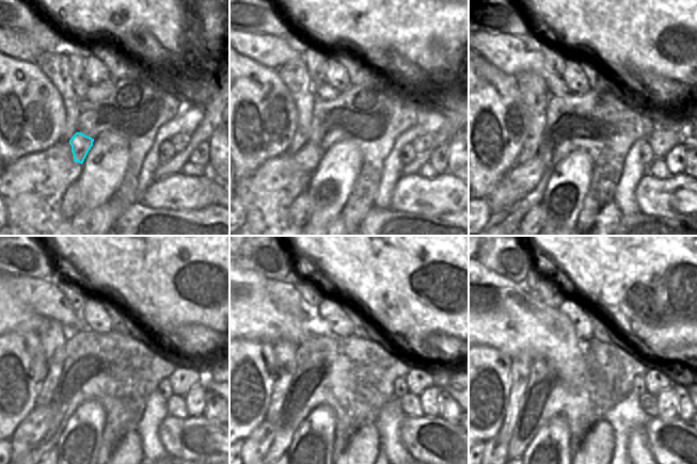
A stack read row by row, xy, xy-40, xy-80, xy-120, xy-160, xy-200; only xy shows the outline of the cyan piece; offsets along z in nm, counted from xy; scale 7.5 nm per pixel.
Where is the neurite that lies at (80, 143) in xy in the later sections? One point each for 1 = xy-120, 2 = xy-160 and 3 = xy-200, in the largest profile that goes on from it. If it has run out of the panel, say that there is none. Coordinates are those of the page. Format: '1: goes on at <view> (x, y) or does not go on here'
1: goes on at xy-120 (36, 424)
2: goes on at xy-160 (254, 448)
3: goes on at xy-200 (495, 449)

